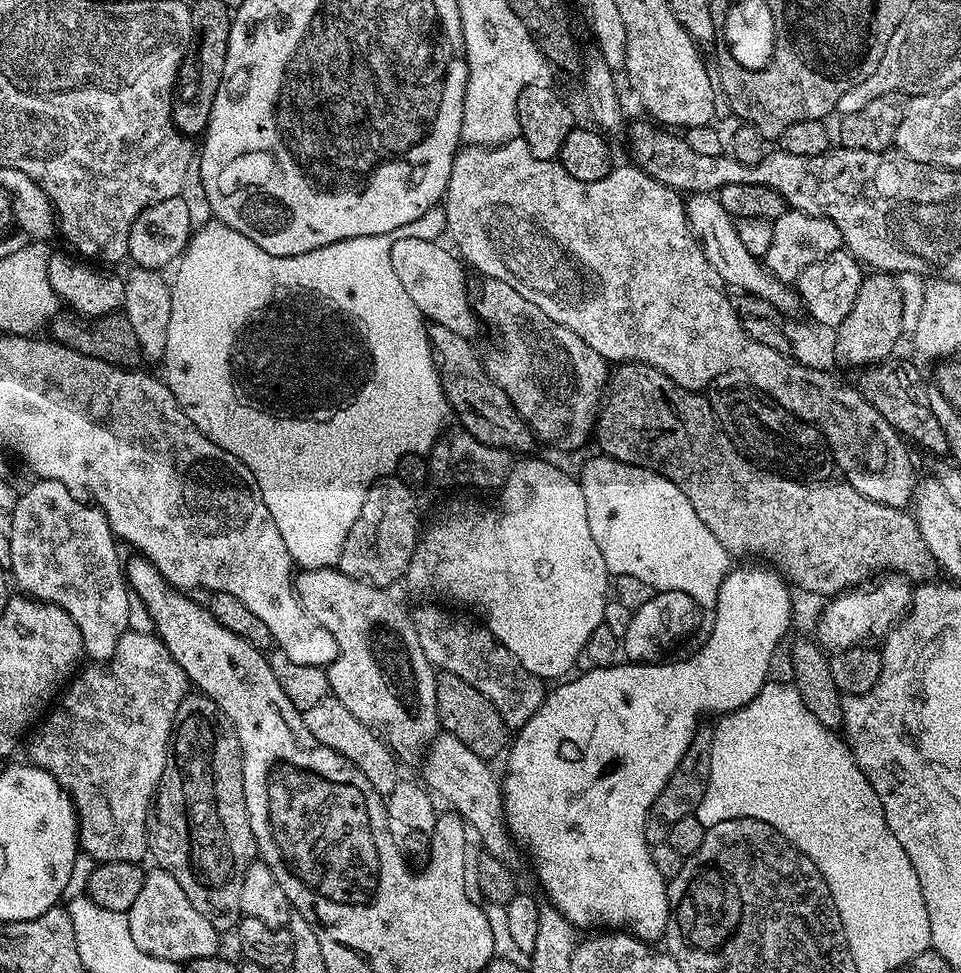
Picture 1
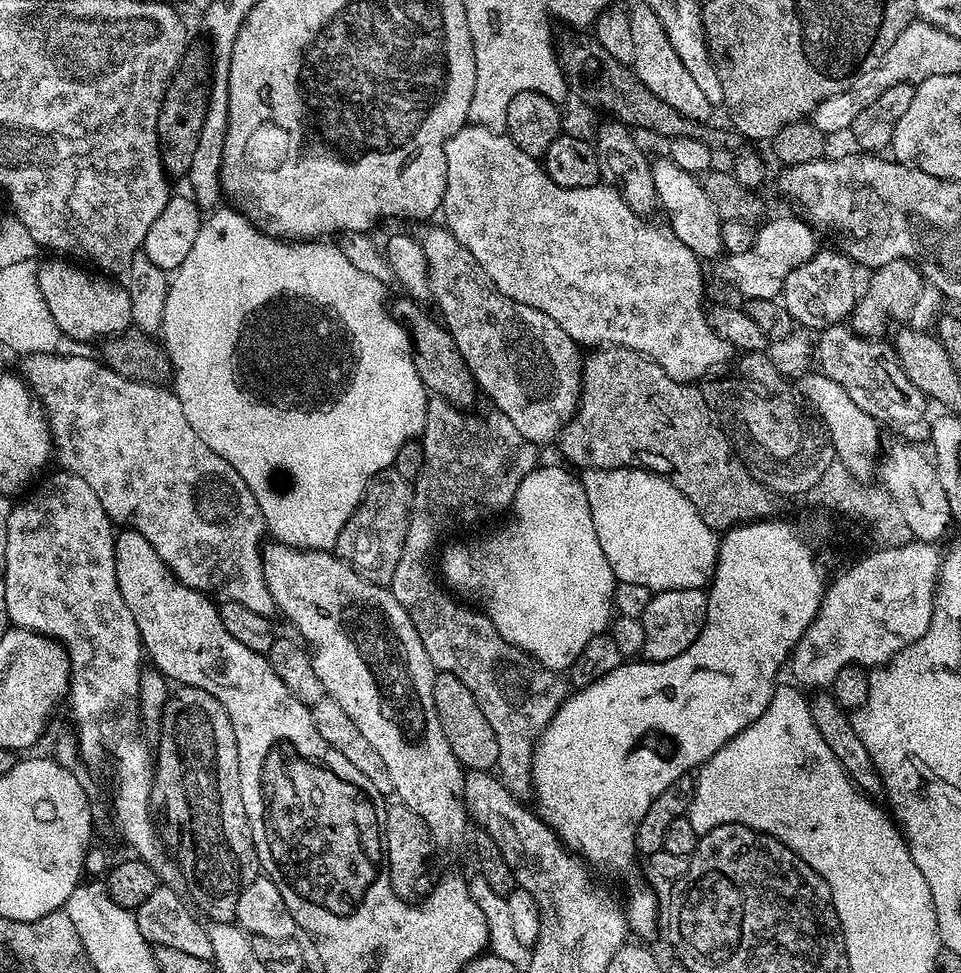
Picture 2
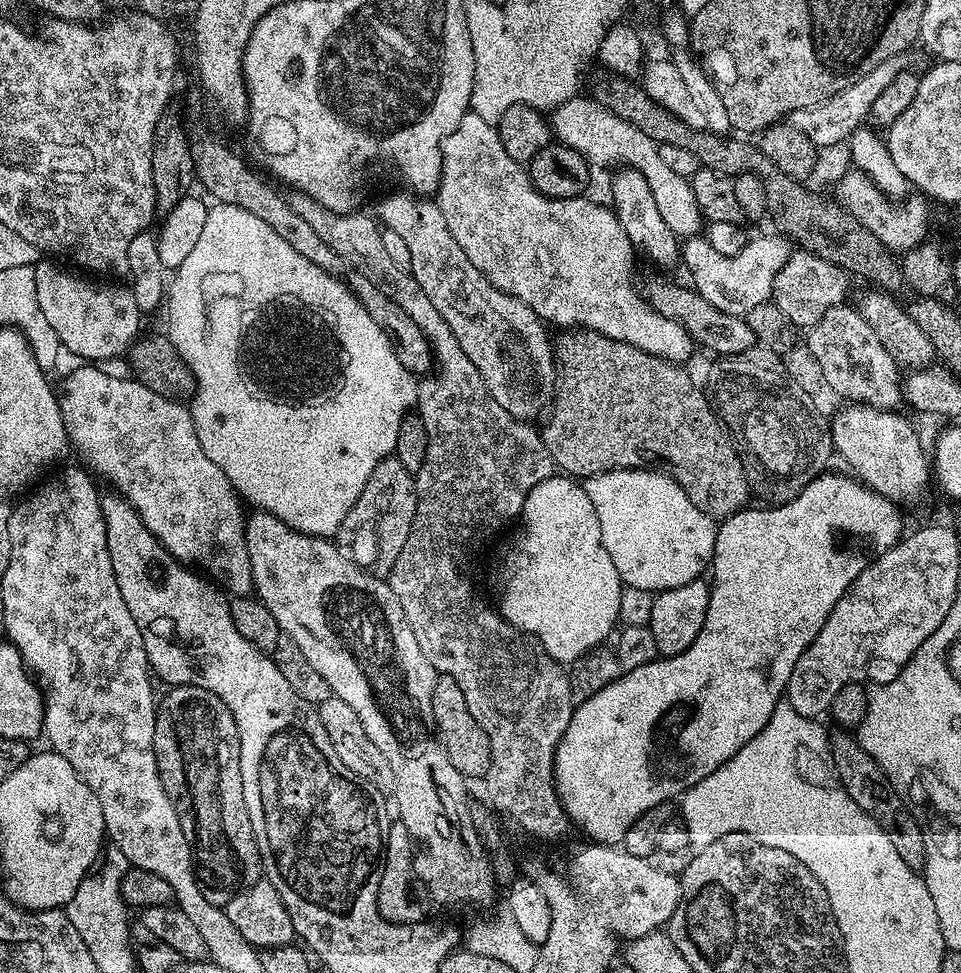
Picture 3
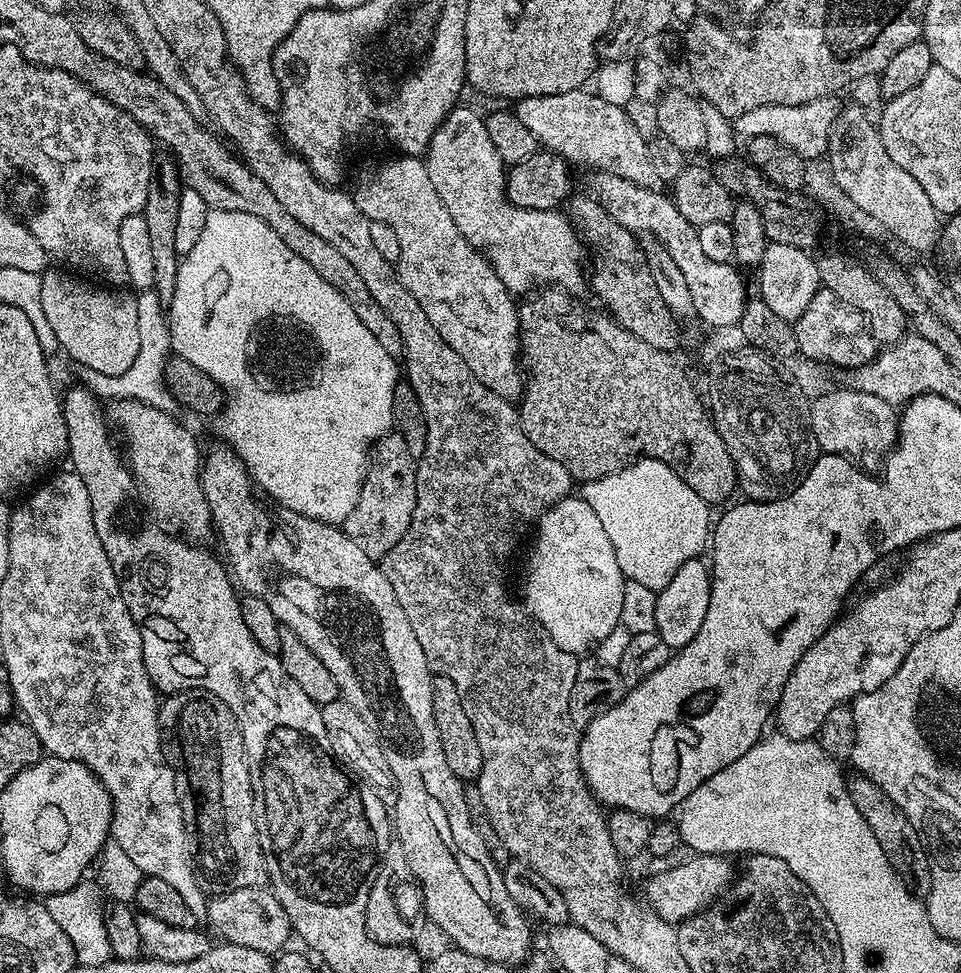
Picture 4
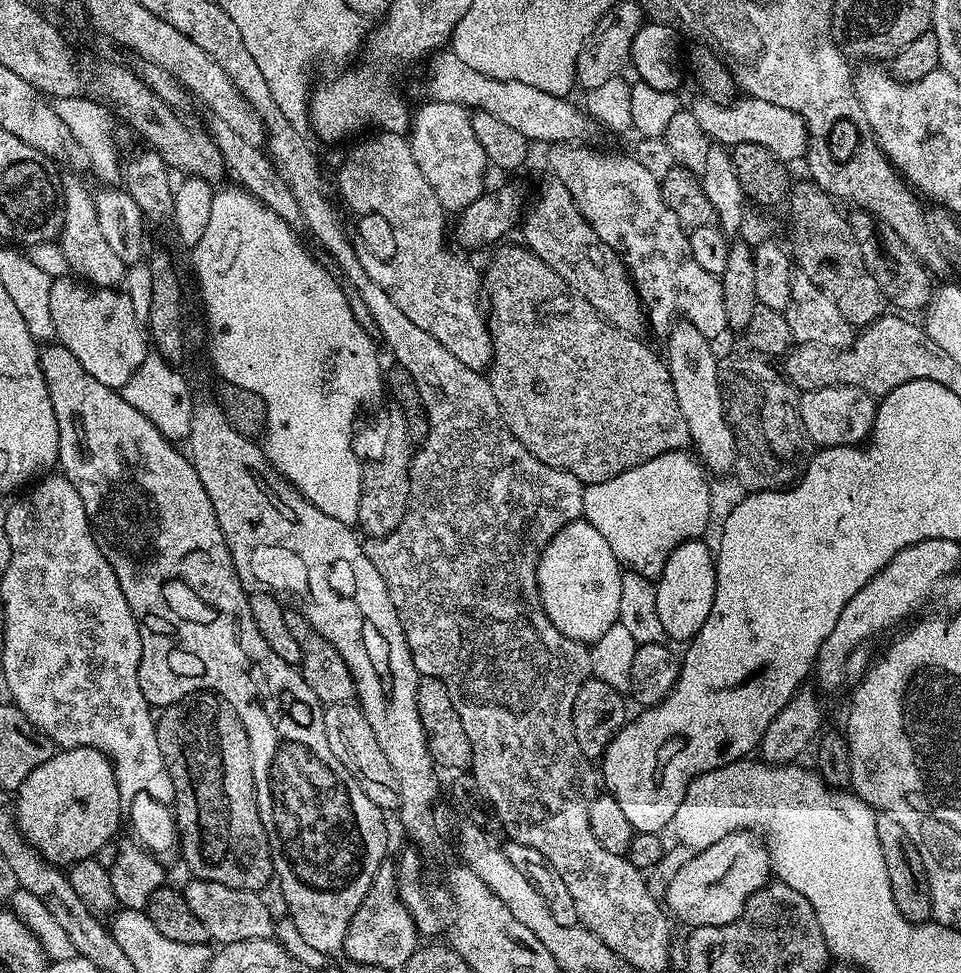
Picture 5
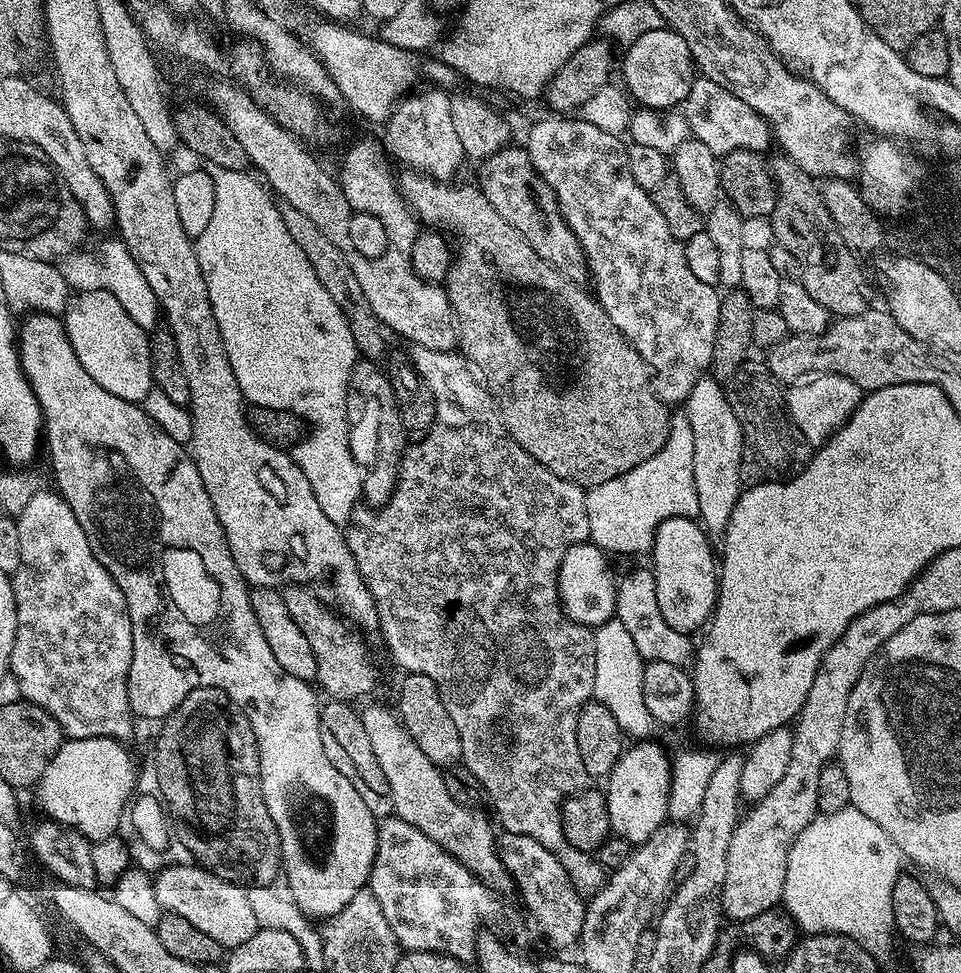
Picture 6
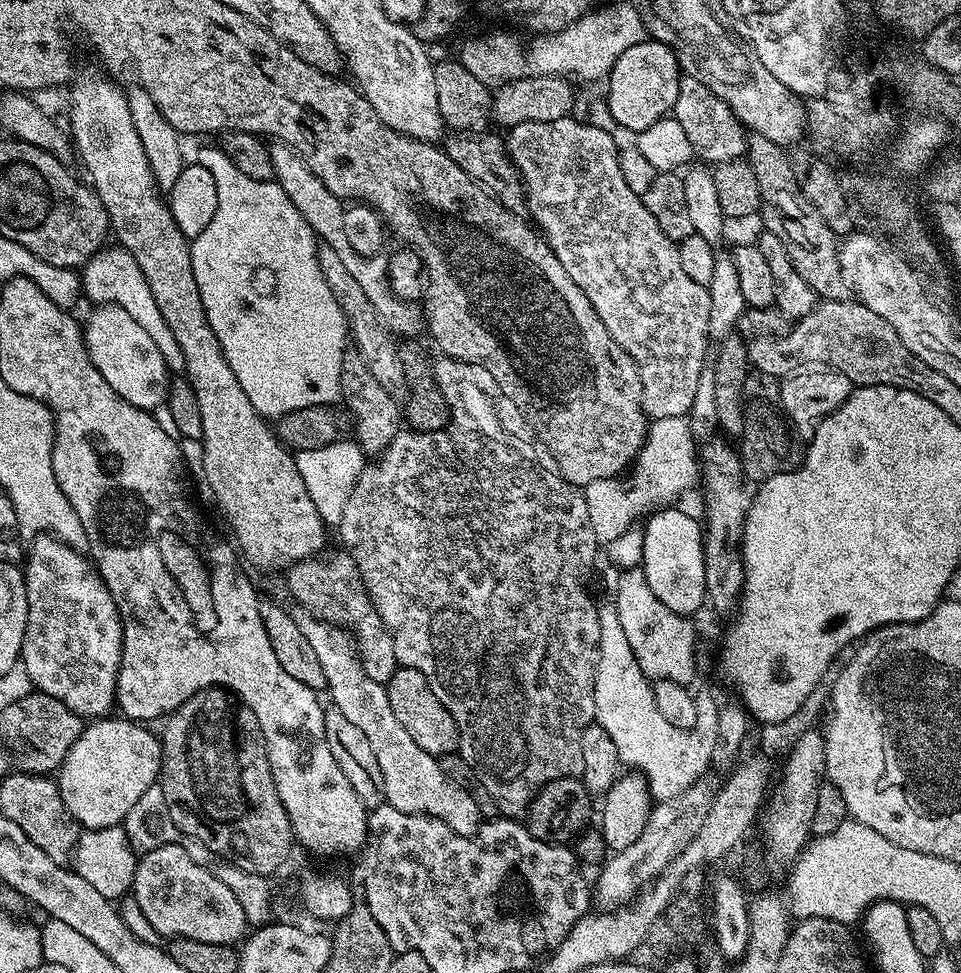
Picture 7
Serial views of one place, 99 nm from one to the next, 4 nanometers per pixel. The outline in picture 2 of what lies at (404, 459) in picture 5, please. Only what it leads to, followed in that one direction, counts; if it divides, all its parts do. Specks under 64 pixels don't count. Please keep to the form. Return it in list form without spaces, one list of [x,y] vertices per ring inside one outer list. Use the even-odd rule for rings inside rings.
[[[394,470],[379,472],[368,483],[364,497],[354,514],[342,526],[334,552],[349,564],[359,576],[375,584],[391,585],[394,570],[398,570],[398,558],[402,558],[402,546],[406,542],[406,530],[412,517],[413,485]]]

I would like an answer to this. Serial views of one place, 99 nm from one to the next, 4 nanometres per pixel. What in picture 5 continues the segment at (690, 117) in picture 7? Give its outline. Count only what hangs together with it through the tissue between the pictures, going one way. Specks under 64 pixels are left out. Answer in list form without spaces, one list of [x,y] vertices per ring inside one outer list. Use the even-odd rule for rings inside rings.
[[[707,98],[699,99],[690,104],[690,110],[694,118],[698,118],[698,126],[702,126],[709,141],[725,146],[754,142],[758,146],[766,146],[766,150],[770,150],[778,159],[785,162],[805,159],[809,135],[800,113],[757,98],[736,98],[727,104],[719,104]]]

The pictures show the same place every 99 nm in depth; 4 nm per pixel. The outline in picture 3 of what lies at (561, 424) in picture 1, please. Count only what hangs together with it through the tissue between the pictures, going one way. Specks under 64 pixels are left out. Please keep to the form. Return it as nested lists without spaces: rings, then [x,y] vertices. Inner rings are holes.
[[[399,191],[377,206],[379,223],[406,242],[406,250],[412,255],[413,278],[426,290],[426,298],[434,302],[446,326],[454,330],[458,346],[474,362],[474,370],[478,370],[494,402],[514,418],[535,421],[535,416],[551,405],[558,387],[558,361],[545,321],[526,302],[495,288],[466,258],[466,250],[454,242],[435,199]]]

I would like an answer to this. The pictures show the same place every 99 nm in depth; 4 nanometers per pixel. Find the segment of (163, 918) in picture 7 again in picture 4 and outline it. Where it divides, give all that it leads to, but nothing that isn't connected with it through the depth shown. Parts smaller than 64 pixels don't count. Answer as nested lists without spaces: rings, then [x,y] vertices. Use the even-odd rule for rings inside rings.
[[[261,886],[233,888],[219,894],[221,896],[213,895],[209,899],[206,918],[212,922],[211,931],[216,931],[221,941],[269,954],[279,953],[287,945],[284,943],[287,942],[288,936],[293,935],[292,923],[282,902],[278,902],[275,892]]]

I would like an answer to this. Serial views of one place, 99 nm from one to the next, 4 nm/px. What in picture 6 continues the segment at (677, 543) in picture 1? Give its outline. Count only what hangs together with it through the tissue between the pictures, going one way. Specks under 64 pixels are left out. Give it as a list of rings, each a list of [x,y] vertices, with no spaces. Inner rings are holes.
[[[683,414],[673,415],[670,419],[670,430],[662,450],[654,454],[654,458],[646,458],[634,470],[622,474],[618,478],[610,478],[610,482],[602,482],[598,486],[587,489],[586,518],[590,518],[591,543],[604,549],[609,554],[617,552],[620,556],[636,556],[639,552],[651,553],[652,543],[656,537],[658,526],[675,516],[699,517],[698,490],[694,490],[694,433],[690,431],[690,418]]]

